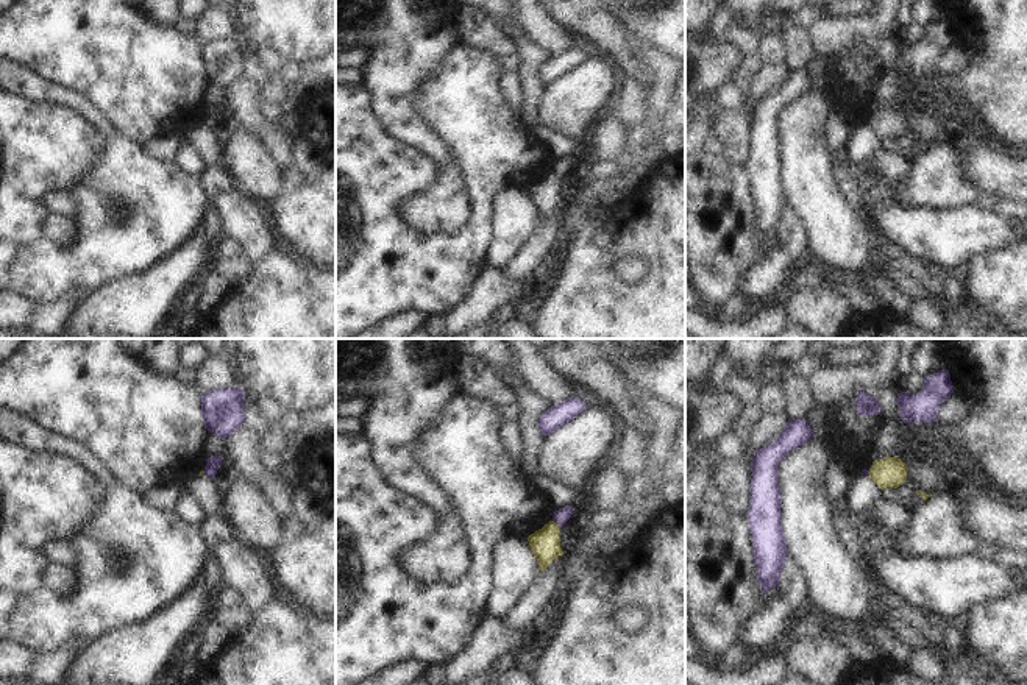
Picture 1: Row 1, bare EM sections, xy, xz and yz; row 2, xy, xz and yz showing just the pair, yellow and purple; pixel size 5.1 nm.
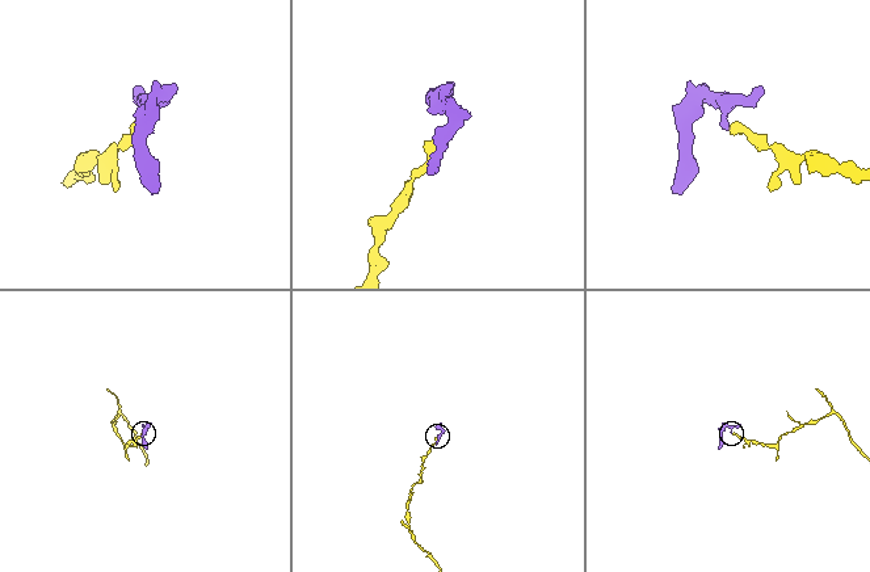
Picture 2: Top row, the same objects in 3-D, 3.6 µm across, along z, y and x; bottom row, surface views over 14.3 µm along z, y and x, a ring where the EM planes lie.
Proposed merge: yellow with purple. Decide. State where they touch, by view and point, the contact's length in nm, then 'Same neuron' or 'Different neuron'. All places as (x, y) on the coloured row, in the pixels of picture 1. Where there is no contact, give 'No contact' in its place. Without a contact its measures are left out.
Touches yellow at xz (556, 525). Shared border 60 nm. Different neuron.

